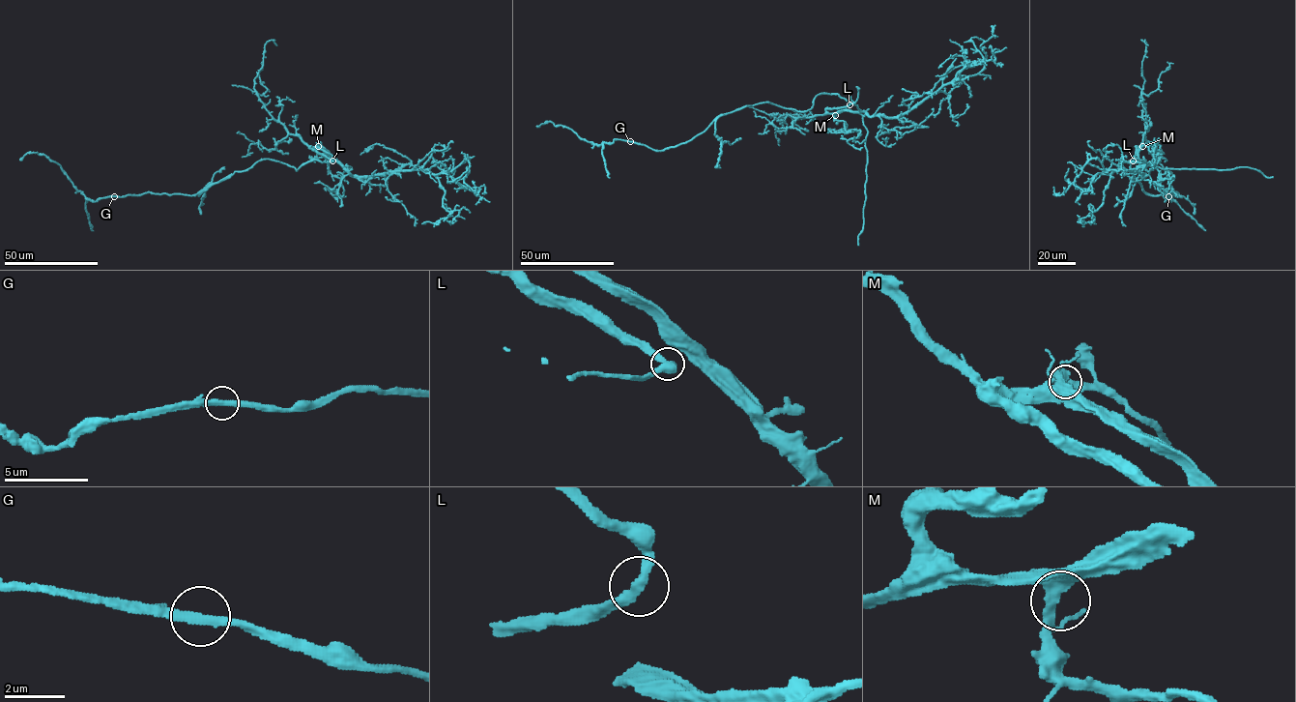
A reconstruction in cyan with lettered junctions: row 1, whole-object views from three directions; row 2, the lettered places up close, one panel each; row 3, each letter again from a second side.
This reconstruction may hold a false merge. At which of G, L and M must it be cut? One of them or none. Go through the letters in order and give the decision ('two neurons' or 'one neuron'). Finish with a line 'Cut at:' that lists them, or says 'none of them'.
G: one neuron
L: one neuron
M: one neuron
Cut at: none of them

